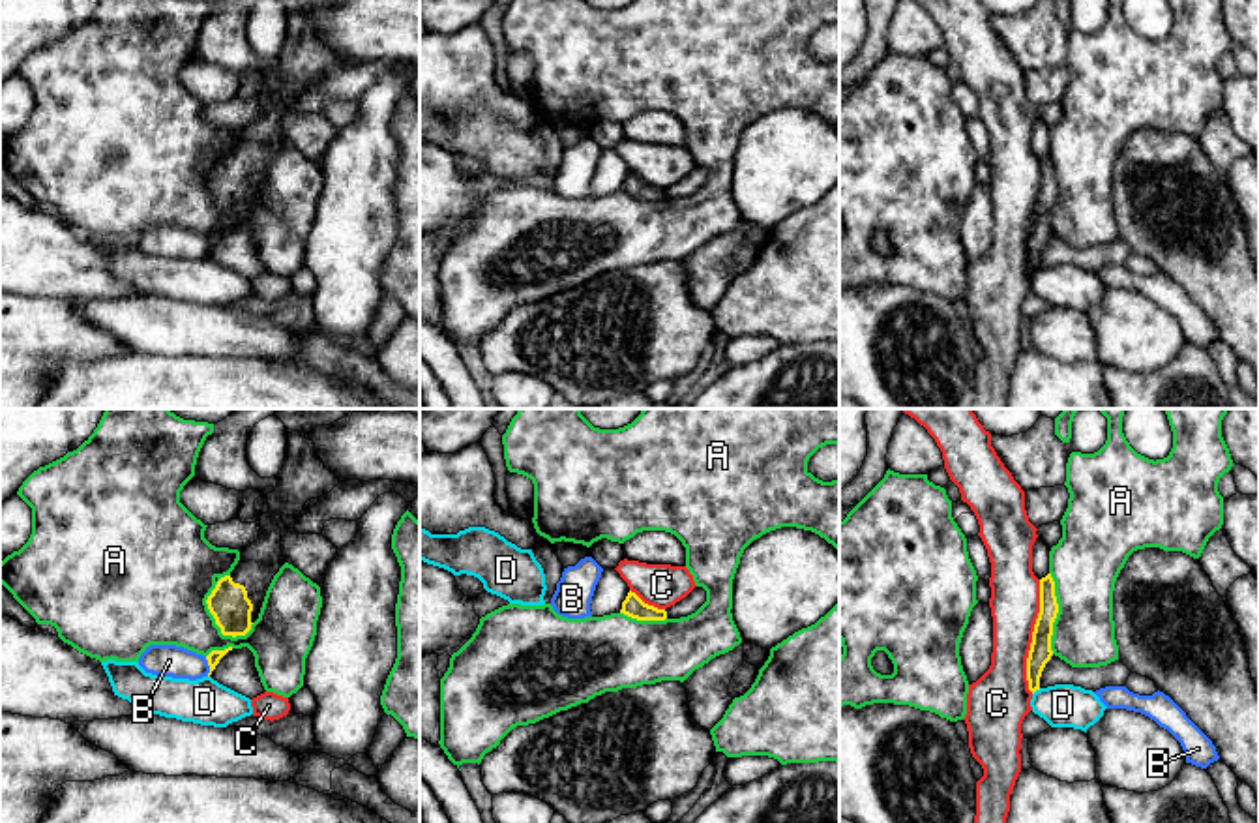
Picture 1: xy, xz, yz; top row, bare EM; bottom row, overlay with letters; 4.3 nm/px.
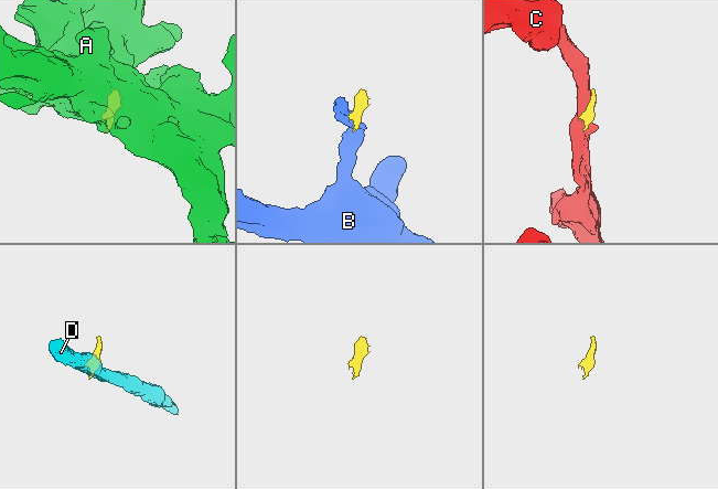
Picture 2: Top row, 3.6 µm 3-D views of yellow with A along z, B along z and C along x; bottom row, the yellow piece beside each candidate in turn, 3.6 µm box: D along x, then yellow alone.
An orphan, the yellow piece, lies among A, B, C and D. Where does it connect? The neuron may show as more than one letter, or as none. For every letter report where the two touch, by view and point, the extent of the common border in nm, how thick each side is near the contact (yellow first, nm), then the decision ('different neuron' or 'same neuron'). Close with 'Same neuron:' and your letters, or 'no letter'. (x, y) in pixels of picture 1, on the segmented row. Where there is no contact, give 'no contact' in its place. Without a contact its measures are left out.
A: xy (208, 608) | 280 nm | 170/460 nm | different neuron
B: xy (208, 664) | 90 nm | 60/140 nm | different neuron
C: yz (1033, 636) | 480 nm | 100/220 nm | different neuron
D: yz (1036, 688) | 50 nm | 100/190 nm | different neuron
Same neuron: no letter

